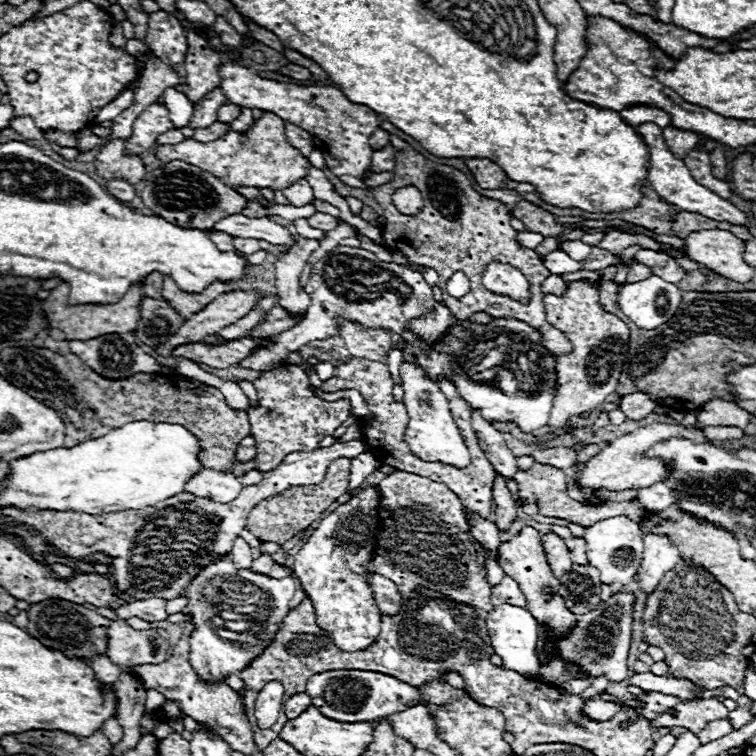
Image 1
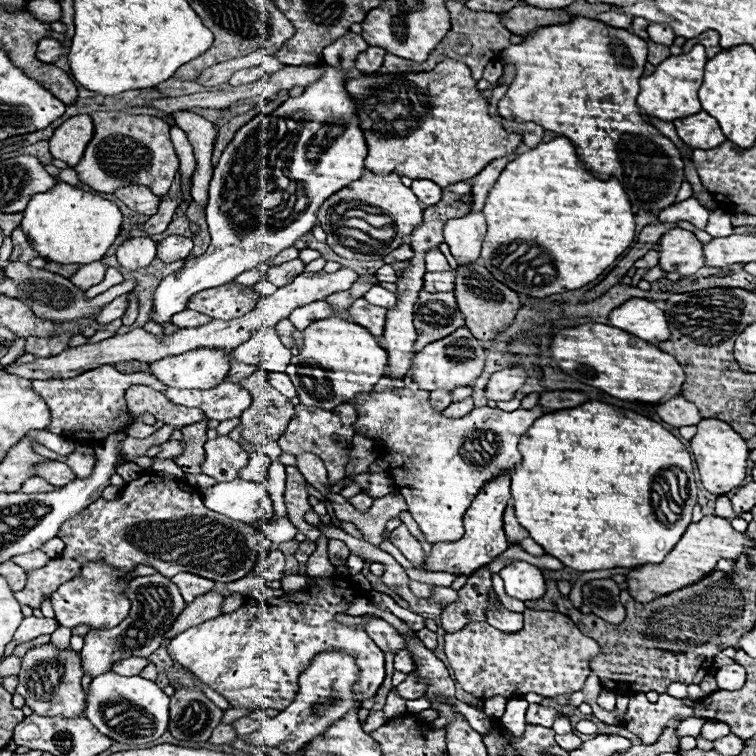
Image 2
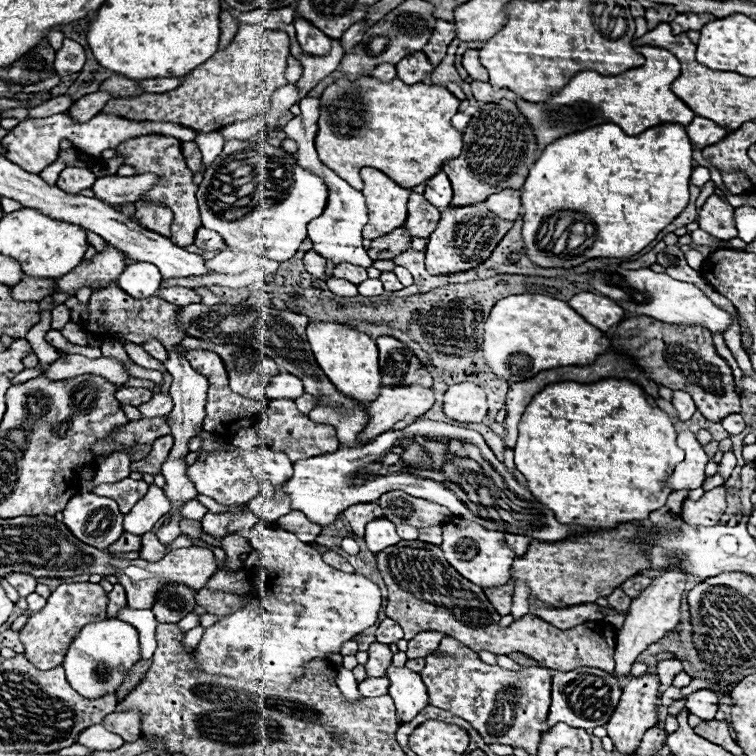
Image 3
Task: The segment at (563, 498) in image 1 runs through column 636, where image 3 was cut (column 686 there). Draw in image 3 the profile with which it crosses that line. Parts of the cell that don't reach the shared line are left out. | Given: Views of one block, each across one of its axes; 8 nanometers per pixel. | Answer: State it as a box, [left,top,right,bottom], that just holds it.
[682,486,726,526]

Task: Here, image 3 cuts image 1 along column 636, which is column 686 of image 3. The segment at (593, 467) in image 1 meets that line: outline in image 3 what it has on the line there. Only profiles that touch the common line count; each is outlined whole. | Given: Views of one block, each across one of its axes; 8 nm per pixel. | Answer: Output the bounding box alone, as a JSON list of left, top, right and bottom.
[668,430,708,490]

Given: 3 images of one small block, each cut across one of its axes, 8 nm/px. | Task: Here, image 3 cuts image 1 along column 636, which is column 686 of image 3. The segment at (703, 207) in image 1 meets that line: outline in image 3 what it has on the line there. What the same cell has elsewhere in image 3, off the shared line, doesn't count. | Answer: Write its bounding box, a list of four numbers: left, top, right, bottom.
[686,116,728,150]

